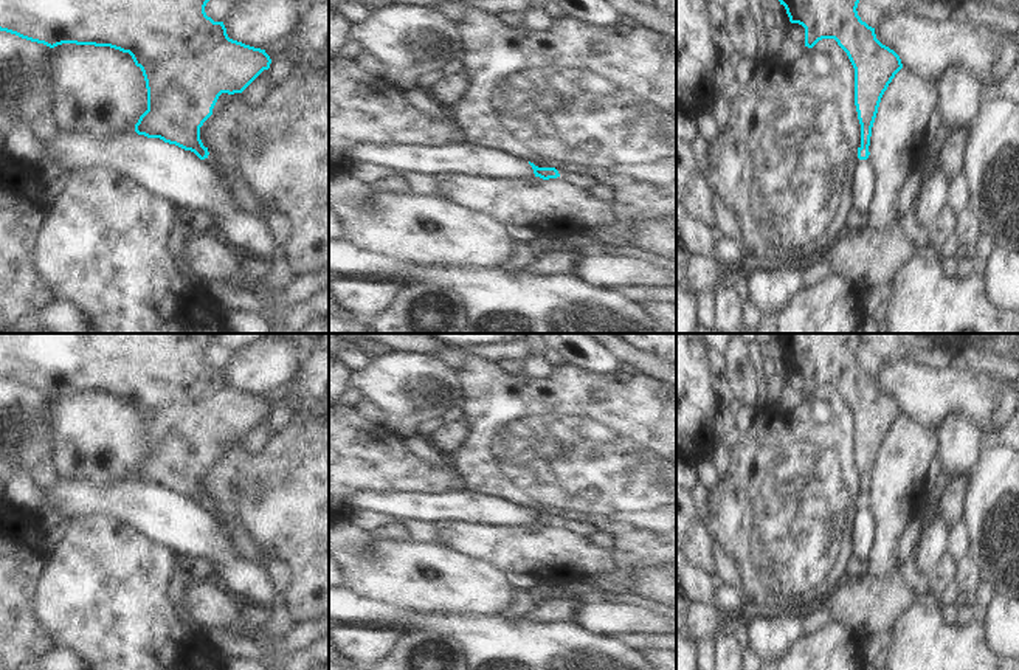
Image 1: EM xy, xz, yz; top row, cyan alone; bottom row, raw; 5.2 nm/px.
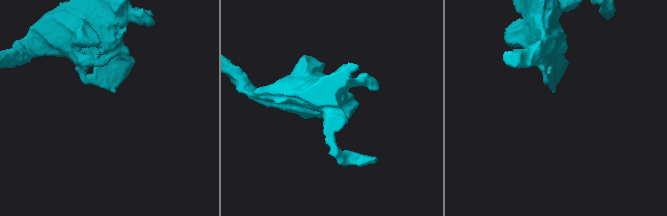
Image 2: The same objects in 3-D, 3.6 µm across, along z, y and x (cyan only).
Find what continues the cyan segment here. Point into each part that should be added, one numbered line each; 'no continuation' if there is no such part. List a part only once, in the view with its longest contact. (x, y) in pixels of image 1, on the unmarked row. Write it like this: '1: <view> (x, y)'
no continuation

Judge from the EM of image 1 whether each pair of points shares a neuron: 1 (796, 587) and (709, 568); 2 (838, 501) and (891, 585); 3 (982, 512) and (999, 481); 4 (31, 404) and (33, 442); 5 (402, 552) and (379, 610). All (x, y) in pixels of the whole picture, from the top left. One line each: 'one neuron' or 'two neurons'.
1: two neurons
2: two neurons
3: one neuron
4: one neuron
5: two neurons

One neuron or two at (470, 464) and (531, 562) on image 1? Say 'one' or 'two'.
two

